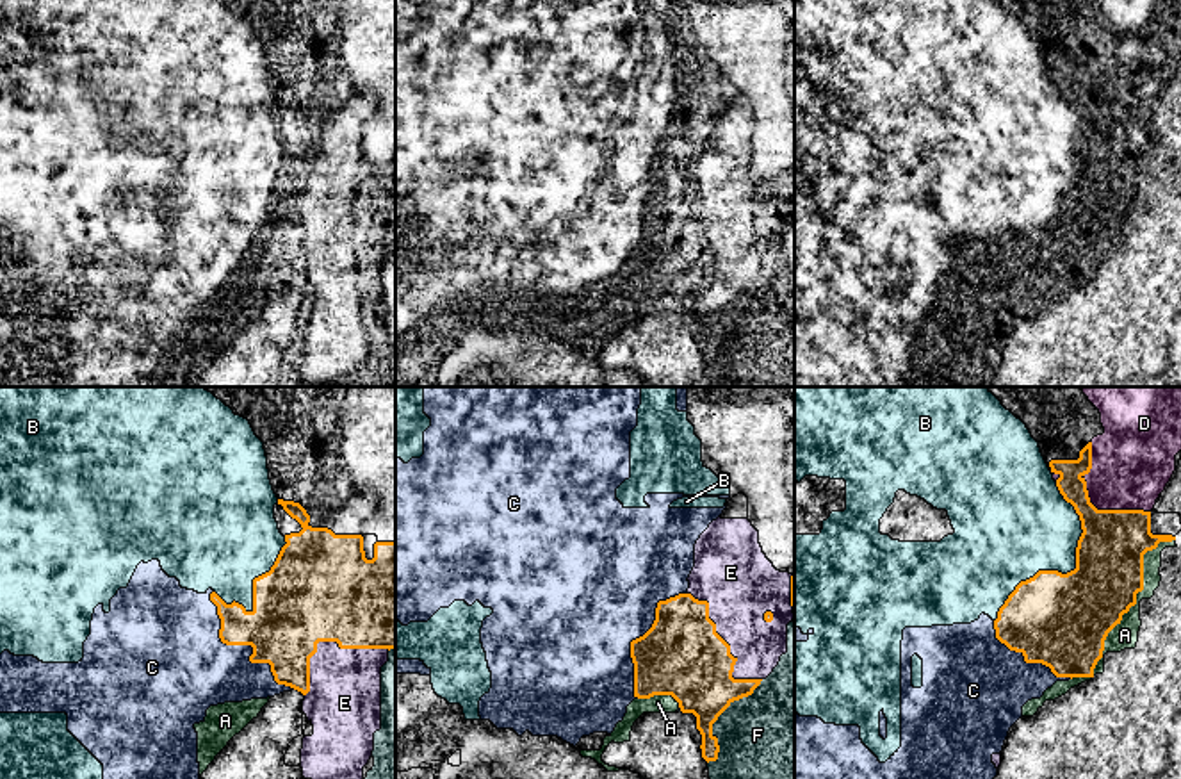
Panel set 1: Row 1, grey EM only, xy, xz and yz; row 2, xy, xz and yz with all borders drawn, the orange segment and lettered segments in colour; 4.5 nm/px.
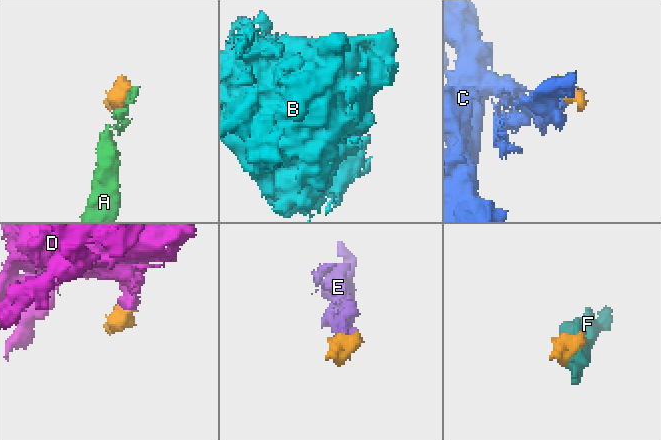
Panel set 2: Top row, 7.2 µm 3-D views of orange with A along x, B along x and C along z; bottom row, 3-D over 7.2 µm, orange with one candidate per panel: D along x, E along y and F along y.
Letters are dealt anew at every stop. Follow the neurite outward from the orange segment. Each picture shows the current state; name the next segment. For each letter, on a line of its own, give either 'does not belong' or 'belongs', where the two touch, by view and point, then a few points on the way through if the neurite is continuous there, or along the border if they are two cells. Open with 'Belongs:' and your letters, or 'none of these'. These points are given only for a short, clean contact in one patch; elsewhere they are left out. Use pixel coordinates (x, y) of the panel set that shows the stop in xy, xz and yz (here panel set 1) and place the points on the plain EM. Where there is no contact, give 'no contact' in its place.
Belongs: E
A: does not belong | yz (1128, 211)
B: does not belong | yz (1071, 172)
C: does not belong | xy (244, 245)
D: does not belong | yz (1089, 102)
E: belongs | xz (727, 245)
F: does not belong | xz (716, 319)

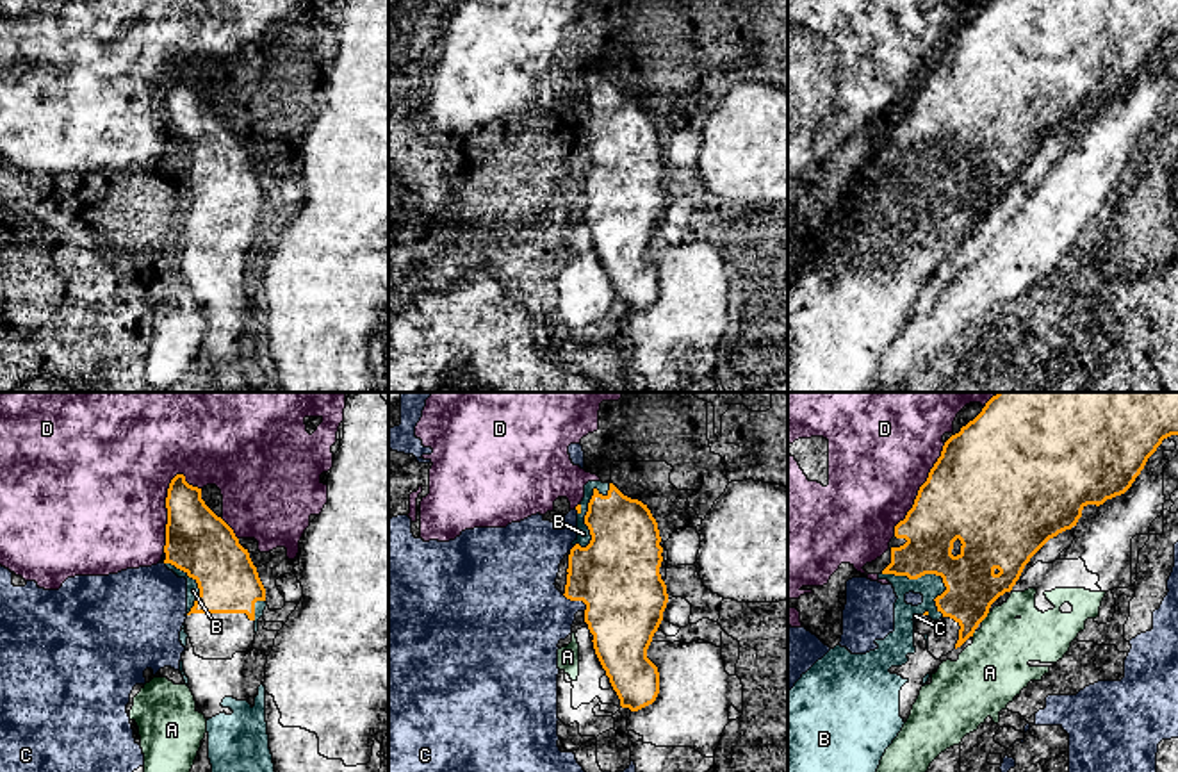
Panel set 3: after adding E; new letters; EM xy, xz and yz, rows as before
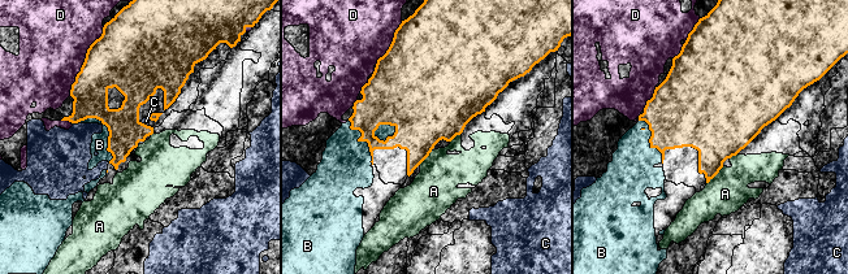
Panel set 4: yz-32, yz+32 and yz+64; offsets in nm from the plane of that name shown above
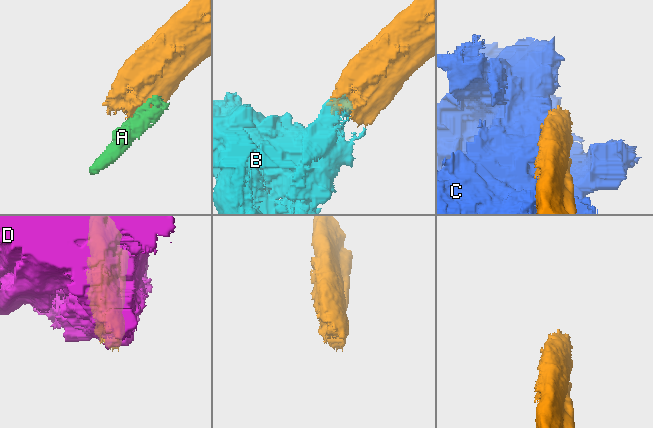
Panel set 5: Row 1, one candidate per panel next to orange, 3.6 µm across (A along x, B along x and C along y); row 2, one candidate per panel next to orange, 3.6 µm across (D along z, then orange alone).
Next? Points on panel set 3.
Belongs: B
A: does not belong | yz (984, 218) | along yz (989, 213), (981, 221)
B: belongs | yz (931, 173)
C: does not belong | xz (576, 200)
D: does not belong | xy (168, 111)

